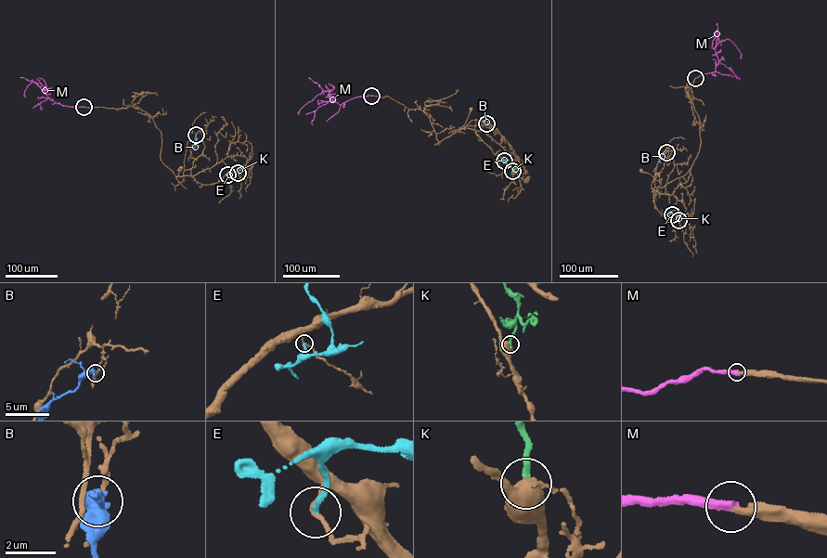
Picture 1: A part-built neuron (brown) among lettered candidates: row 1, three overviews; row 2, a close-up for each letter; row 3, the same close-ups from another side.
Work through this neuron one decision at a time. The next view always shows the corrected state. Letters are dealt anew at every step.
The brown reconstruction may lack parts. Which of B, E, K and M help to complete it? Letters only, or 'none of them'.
M

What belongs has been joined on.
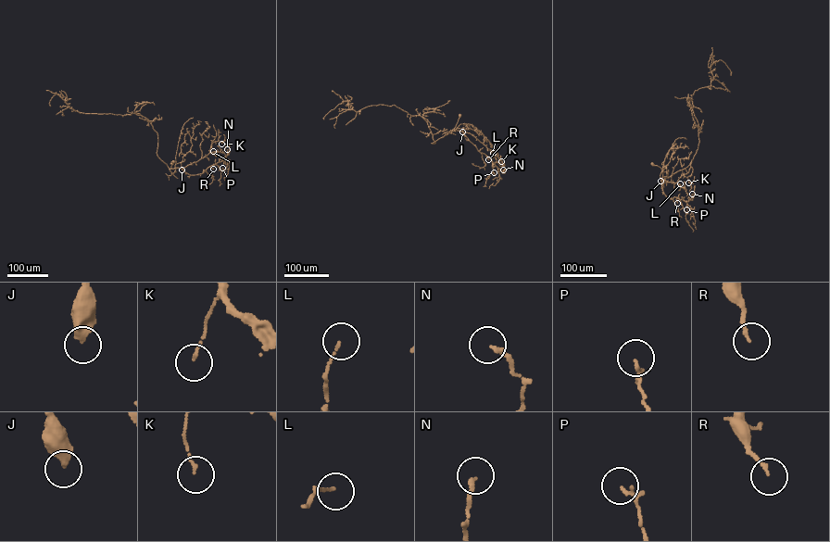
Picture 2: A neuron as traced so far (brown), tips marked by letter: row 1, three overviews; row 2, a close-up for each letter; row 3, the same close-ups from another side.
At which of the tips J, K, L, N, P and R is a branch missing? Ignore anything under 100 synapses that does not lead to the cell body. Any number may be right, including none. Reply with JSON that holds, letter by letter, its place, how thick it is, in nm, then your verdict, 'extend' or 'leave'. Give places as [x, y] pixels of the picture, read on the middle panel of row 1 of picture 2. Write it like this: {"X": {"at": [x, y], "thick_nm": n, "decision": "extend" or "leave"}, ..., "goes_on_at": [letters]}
{"J": {"at": [462, 132], "thick_nm": 440, "decision": "leave"}, "K": {"at": [501, 161], "thick_nm": 110, "decision": "leave"}, "L": {"at": [493, 153], "thick_nm": 80, "decision": "leave"}, "N": {"at": [503, 170], "thick_nm": 160, "decision": "leave"}, "P": {"at": [494, 172], "thick_nm": 160, "decision": "leave"}, "R": {"at": [488, 159], "thick_nm": 140, "decision": "leave"}, "goes_on_at": []}

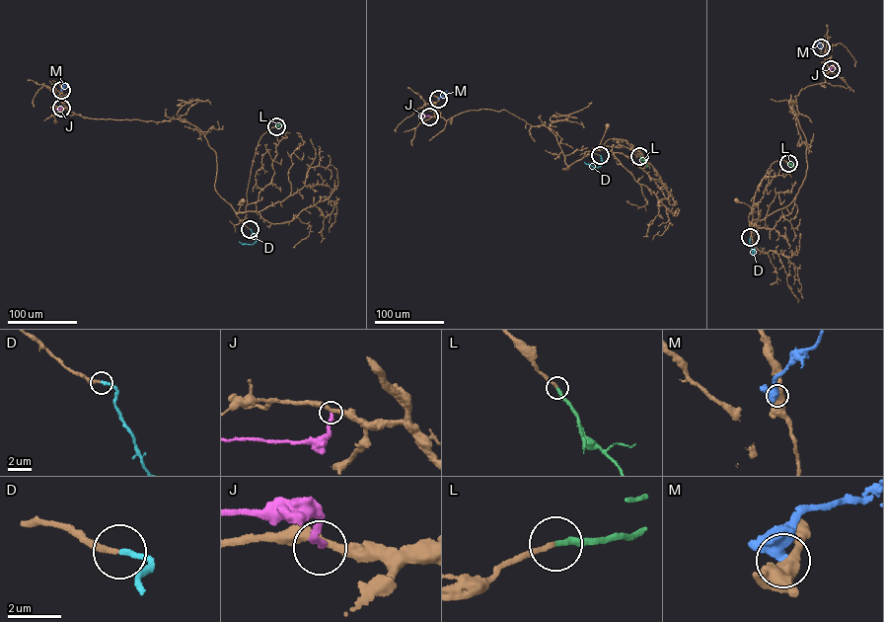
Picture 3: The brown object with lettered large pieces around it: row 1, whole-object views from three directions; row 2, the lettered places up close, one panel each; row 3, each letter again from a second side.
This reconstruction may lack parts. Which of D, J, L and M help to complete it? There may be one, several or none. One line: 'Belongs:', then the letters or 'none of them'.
Belongs: D, L

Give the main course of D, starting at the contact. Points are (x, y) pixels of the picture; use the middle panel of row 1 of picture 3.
D: (600, 155), (602, 164), (597, 168), (584, 162)

